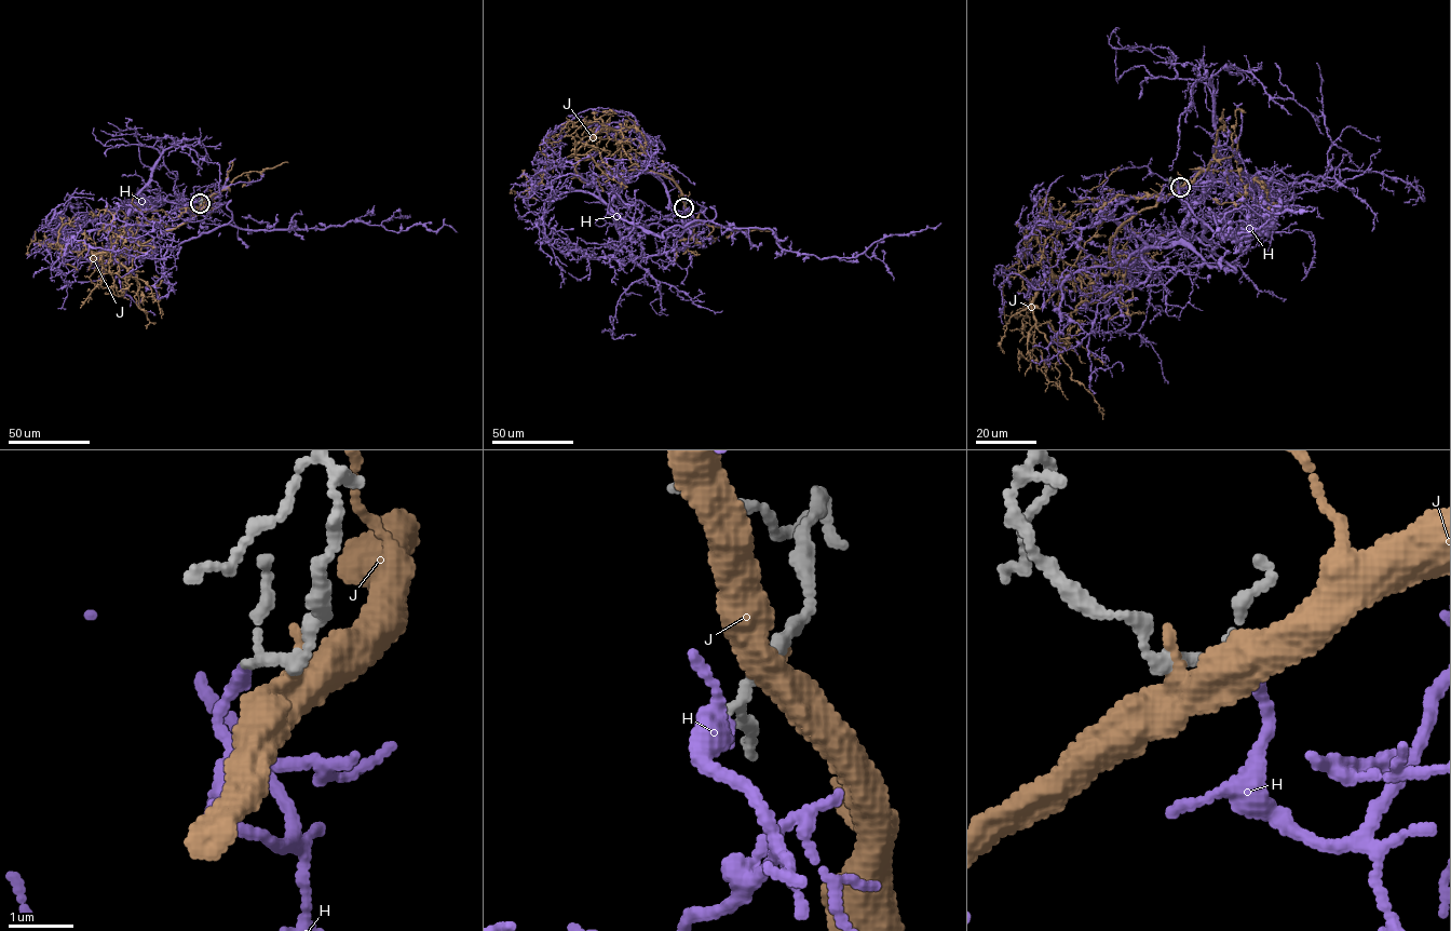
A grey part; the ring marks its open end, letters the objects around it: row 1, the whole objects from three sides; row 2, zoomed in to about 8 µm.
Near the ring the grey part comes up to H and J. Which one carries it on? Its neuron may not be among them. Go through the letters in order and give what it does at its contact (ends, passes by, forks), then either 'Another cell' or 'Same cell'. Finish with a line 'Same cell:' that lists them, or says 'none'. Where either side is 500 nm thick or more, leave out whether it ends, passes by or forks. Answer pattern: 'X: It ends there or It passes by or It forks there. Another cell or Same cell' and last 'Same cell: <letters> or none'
H: It ends there. Same cell
J: It passes by. Another cell
Same cell: H

